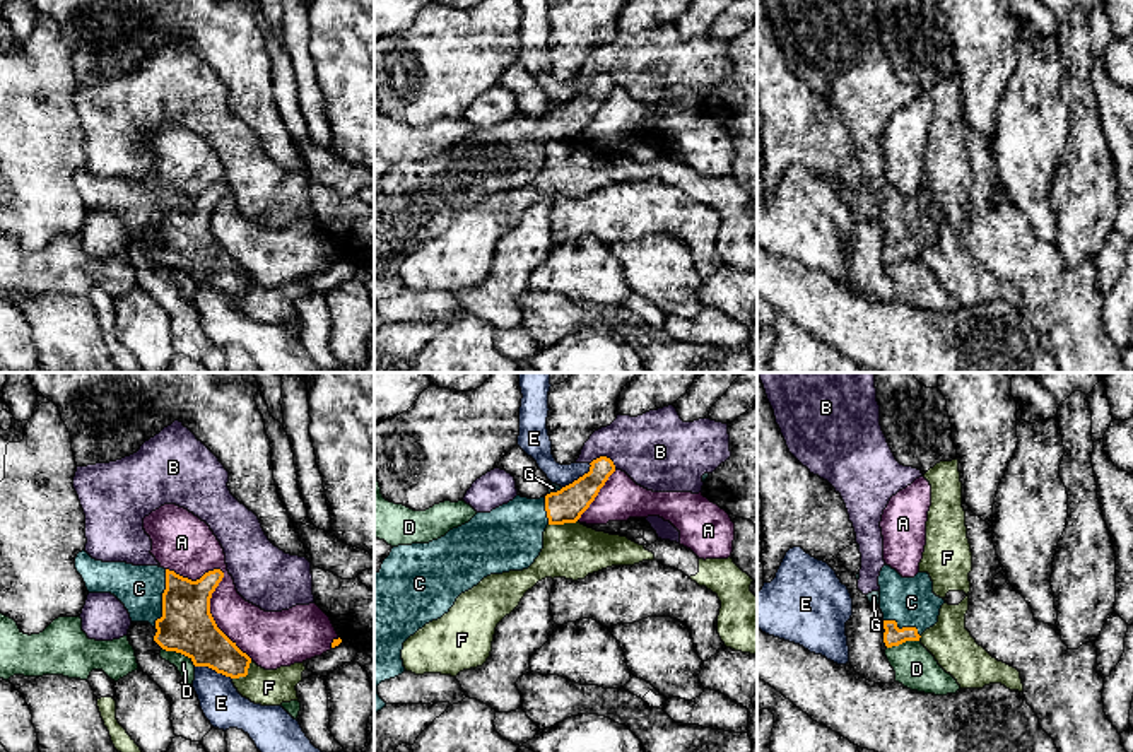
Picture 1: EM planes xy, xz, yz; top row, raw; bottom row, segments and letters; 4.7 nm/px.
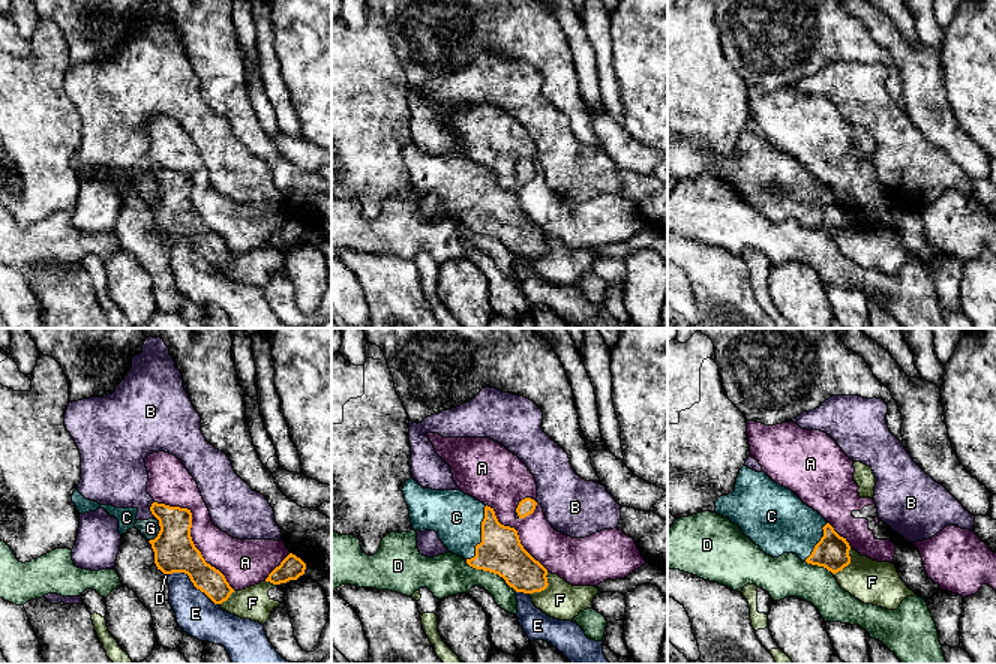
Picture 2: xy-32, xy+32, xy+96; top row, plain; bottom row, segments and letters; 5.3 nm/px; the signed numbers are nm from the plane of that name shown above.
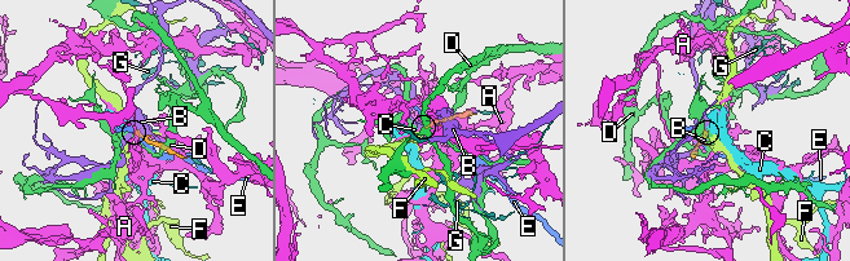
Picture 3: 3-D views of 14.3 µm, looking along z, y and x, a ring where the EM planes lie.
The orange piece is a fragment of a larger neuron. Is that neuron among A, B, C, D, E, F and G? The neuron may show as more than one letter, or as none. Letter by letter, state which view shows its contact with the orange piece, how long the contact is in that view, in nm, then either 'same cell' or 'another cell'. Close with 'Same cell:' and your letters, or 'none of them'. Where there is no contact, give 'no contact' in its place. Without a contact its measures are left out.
A: xy | 600 nm | another cell
B: xz | 130 nm | another cell
C: xy | 280 nm | same cell
D: xy | 180 nm | another cell
E: xy | 190 nm | another cell
F: xy | 130 nm | another cell
G: xz | 80 nm | another cell
Same cell: C

